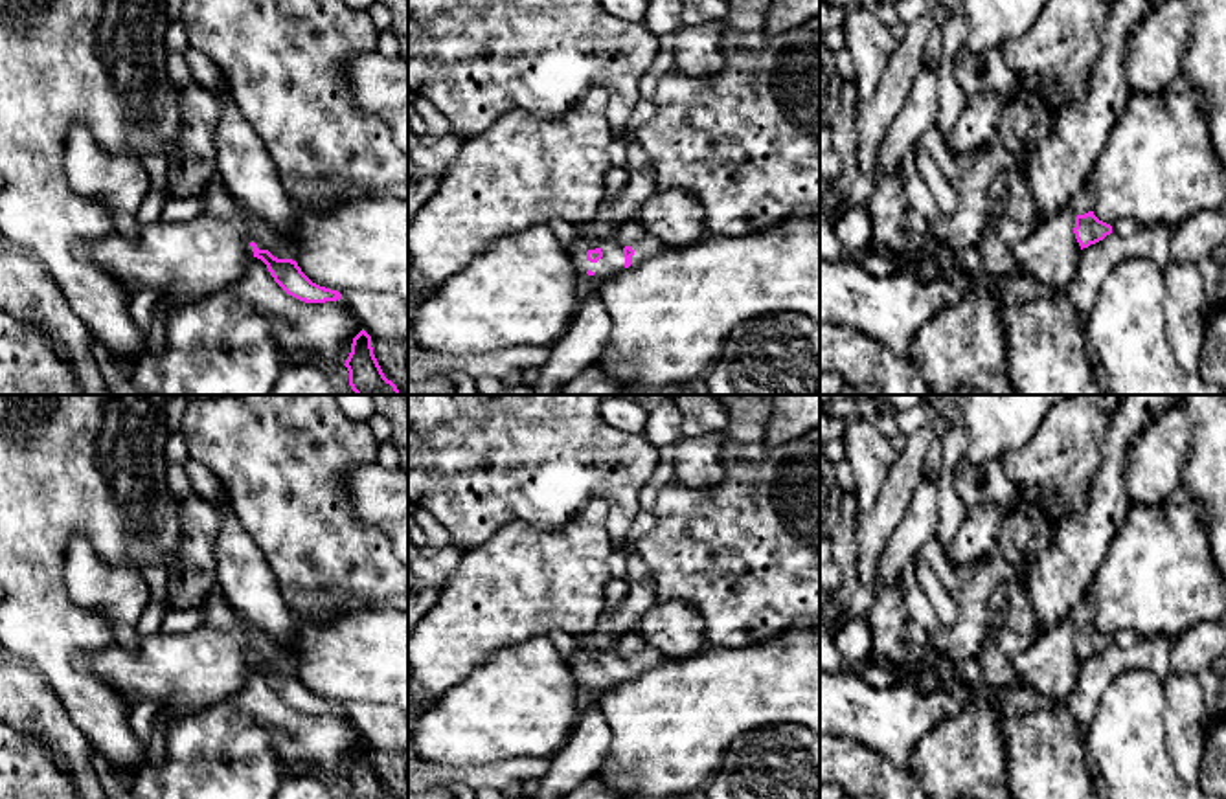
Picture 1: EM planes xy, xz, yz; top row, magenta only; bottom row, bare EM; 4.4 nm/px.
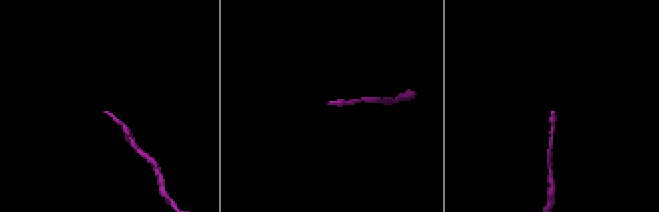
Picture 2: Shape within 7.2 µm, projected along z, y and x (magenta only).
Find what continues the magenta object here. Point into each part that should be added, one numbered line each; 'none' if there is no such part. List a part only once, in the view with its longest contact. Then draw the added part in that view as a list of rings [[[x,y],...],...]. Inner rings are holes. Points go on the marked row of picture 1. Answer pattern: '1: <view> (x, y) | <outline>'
1: xy (263, 236) | [[[239,208],[239,213],[244,219],[244,222],[250,226],[252,241],[257,244],[259,250],[268,250],[278,259],[296,261],[294,241],[287,239],[272,226],[254,217],[252,213],[244,211],[243,208]]]

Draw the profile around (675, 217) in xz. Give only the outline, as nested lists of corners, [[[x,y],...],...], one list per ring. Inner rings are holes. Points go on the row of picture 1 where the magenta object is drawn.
[[[656,191],[641,202],[638,219],[664,250],[687,248],[708,237],[704,208],[691,191]]]

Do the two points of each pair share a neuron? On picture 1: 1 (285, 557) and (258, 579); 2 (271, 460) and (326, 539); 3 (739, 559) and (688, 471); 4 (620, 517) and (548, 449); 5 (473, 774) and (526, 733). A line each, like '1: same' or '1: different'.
1: different
2: same
3: different
4: same
5: different

